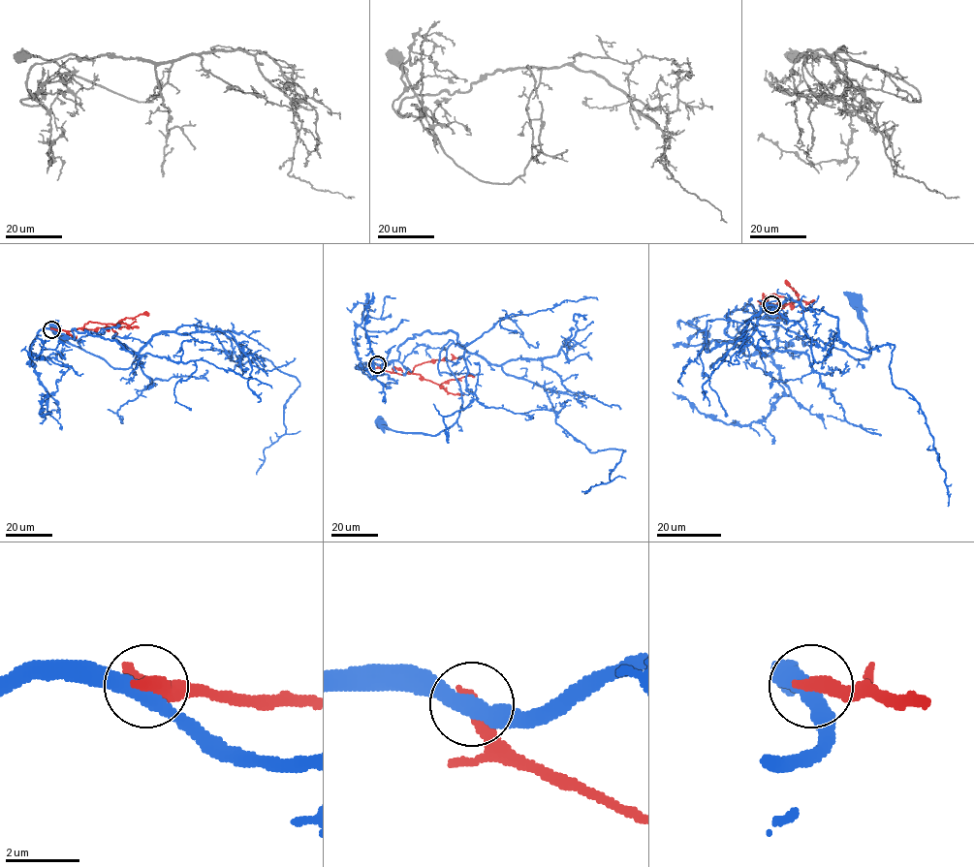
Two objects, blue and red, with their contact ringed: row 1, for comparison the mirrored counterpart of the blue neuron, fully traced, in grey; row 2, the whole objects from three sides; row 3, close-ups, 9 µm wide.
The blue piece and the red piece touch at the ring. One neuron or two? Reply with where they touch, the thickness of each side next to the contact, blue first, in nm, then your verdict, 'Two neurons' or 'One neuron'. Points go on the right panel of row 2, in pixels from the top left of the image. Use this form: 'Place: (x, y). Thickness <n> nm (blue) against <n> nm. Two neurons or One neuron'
Place: (771, 304). Thickness 400 nm (blue) against 440 nm. Two neurons

